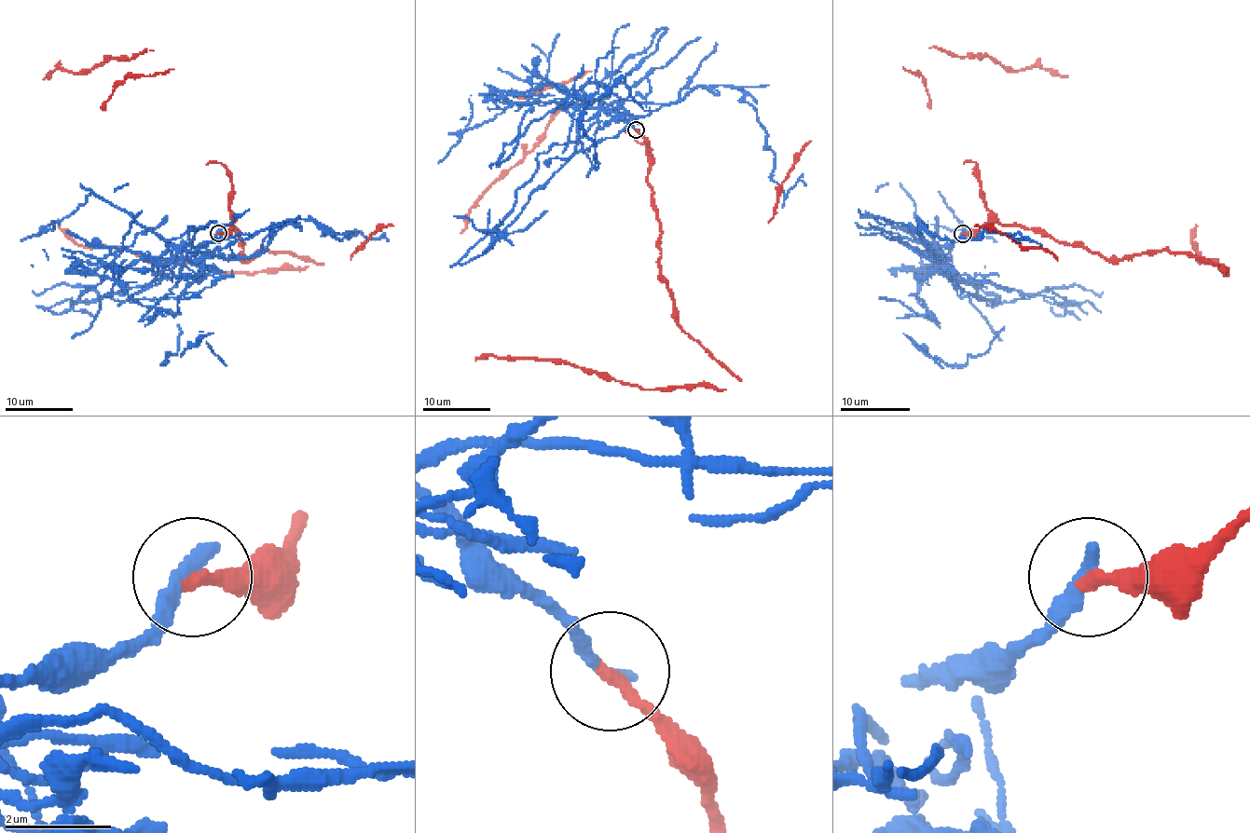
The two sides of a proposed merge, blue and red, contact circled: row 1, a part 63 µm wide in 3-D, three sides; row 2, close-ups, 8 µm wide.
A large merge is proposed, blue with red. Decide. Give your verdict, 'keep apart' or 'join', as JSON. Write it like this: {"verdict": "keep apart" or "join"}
{"verdict": "keep apart"}

